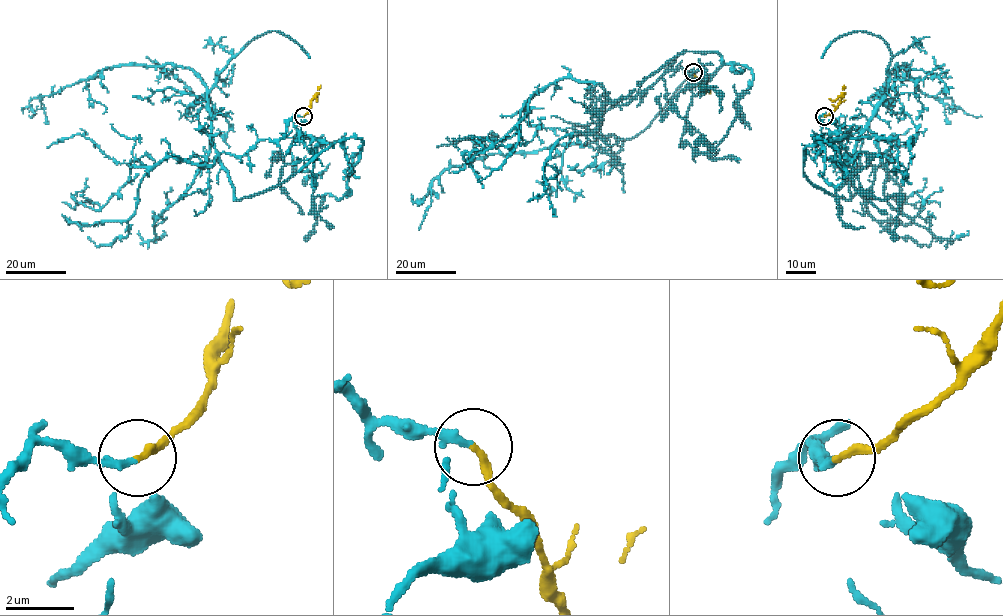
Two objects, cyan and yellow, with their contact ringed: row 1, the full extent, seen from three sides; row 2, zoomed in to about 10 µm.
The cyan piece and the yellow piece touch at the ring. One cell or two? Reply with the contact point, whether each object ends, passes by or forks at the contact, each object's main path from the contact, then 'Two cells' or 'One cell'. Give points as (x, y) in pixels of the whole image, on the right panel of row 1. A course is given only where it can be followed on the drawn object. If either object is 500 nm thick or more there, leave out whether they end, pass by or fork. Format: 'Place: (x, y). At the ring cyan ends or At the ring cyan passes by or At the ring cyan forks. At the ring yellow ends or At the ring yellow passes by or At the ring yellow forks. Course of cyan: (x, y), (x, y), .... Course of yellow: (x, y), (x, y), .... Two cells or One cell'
Place: (824, 116). At the ring cyan ends. At the ring yellow ends. Course of cyan: (824, 116), (821, 136), (857, 152), (848, 199), (803, 174), (821, 138), (857, 190), (900, 194), (895, 240). Course of yellow: (824, 116), (833, 110), (841, 98), (838, 96), (833, 101), (828, 98). One cell

